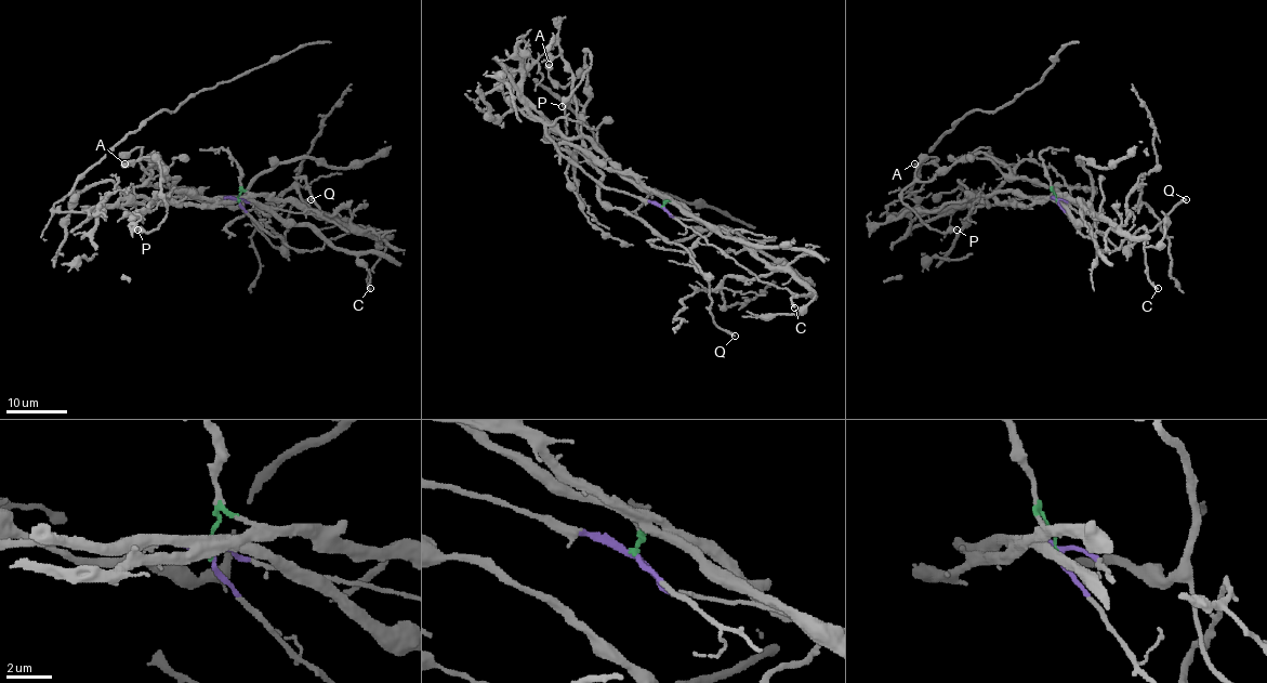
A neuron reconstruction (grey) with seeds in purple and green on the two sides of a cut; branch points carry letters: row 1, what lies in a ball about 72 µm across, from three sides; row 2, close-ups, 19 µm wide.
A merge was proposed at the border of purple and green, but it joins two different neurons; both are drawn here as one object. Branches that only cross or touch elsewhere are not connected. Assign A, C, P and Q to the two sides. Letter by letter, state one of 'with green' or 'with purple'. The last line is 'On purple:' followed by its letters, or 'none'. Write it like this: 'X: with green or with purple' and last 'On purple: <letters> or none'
A: with green
C: with purple
P: with green
Q: with green
On purple: C

